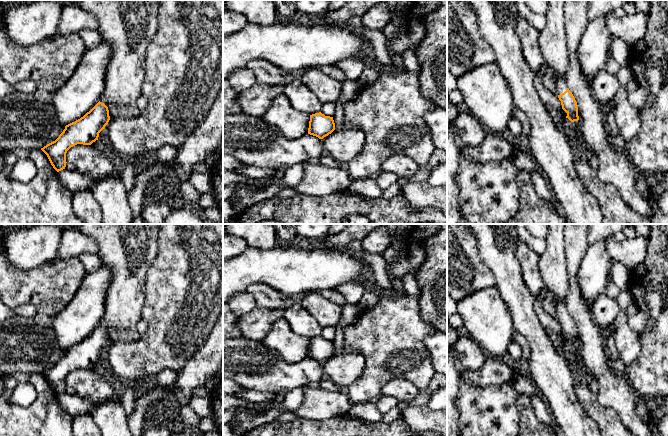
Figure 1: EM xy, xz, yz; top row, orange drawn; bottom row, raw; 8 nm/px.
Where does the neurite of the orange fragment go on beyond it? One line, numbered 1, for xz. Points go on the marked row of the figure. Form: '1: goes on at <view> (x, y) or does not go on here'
1: does not go on here

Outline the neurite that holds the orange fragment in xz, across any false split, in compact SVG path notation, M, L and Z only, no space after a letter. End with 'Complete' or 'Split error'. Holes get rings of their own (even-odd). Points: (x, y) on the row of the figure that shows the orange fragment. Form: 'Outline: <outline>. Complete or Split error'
Outline: M321 112L310 115L308 134L323 139L335 130L333 117Z. Complete

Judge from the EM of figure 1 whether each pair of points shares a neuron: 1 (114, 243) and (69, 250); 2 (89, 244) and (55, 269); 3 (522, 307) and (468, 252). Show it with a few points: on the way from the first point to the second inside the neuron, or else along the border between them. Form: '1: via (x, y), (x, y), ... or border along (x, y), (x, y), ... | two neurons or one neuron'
1: border along (85, 234), (96, 243), (97, 253) | two neurons
2: border along (77, 256), (61, 259), (54, 258) | two neurons
3: border along (481, 259), (492, 273), (495, 286) | two neurons

